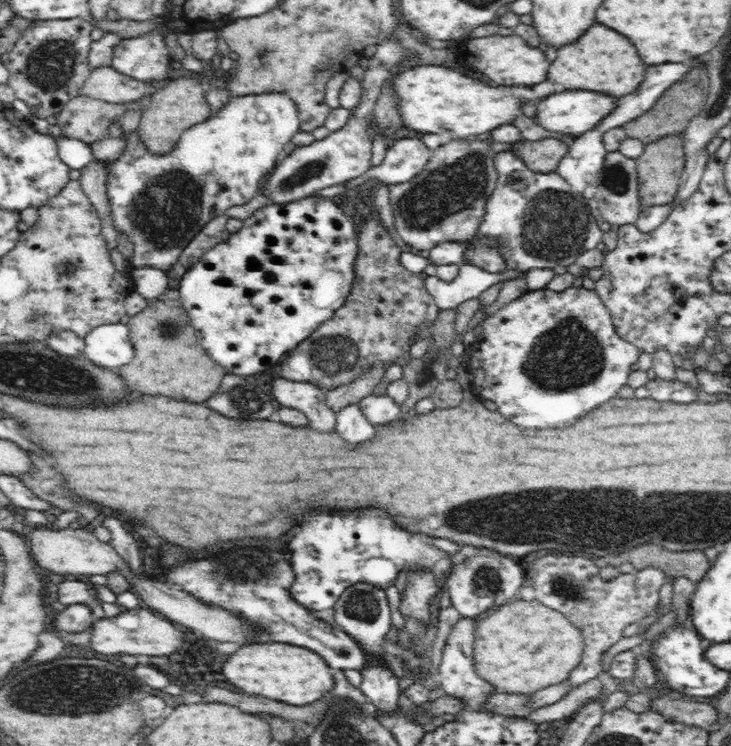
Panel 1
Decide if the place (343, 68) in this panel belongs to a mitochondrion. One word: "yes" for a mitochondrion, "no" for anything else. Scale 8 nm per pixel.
no

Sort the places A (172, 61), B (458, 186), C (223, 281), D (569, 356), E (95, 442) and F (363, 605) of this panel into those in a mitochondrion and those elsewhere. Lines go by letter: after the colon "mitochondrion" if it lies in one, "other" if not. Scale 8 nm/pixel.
A: other
B: mitochondrion
C: other
D: mitochondrion
E: other
F: mitochondrion

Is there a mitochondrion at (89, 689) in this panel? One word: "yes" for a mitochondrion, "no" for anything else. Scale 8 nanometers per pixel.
yes

